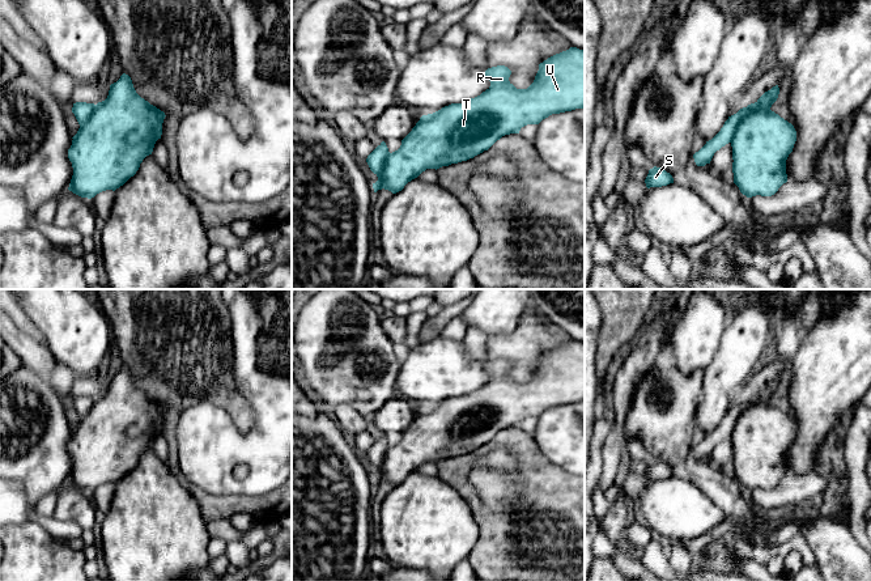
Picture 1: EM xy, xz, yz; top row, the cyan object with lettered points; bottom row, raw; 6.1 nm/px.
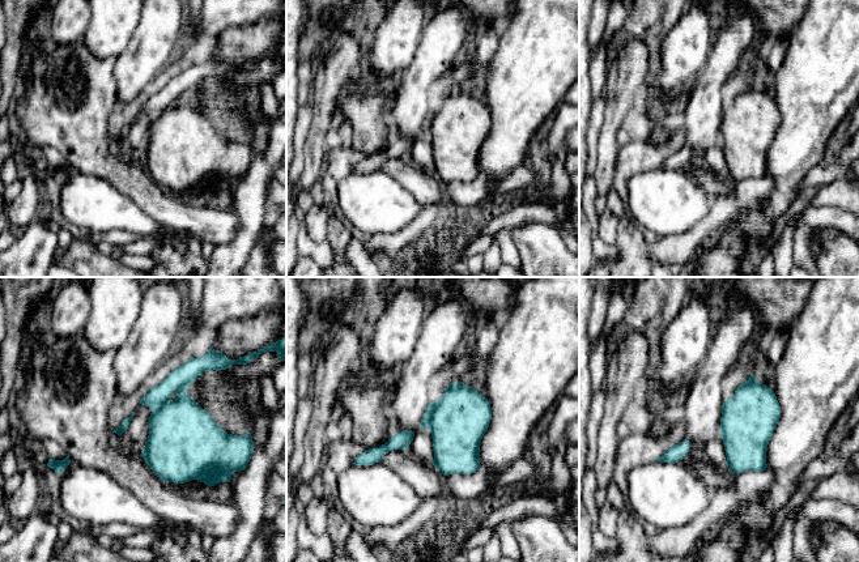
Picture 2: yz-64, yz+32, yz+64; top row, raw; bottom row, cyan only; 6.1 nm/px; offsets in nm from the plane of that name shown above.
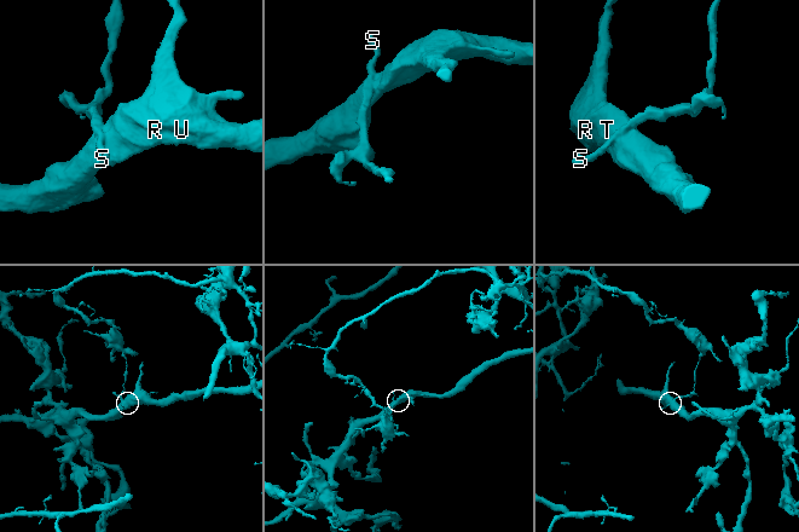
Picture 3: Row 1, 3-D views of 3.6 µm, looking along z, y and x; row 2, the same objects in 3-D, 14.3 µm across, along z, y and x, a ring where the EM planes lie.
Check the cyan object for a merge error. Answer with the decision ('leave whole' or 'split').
split

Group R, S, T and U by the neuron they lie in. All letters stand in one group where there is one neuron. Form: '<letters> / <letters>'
R T U / S

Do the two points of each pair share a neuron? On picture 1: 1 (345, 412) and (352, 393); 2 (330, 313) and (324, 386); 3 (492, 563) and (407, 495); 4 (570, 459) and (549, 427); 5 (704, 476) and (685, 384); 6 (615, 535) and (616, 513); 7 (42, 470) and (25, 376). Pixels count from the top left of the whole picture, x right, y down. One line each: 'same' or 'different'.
1: different
2: same
3: different
4: same
5: same
6: same
7: same

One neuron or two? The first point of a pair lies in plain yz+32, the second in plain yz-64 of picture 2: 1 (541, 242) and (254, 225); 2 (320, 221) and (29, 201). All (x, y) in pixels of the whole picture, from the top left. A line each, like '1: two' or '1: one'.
1: two
2: one

